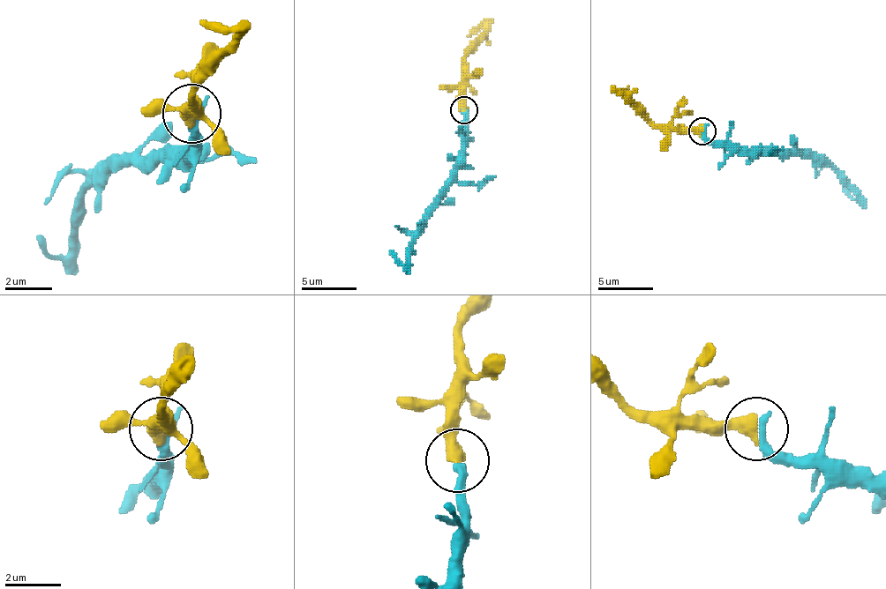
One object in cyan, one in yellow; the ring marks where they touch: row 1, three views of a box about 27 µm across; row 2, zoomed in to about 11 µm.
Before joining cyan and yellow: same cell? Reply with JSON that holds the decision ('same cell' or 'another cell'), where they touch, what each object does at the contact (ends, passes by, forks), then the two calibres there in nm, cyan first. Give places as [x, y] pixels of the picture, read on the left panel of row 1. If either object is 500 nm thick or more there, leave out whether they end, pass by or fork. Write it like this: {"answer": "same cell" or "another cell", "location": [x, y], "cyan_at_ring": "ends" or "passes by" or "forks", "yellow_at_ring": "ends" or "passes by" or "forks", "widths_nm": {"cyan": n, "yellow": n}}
{"answer": "same cell", "location": [191, 113], "widths_nm": {"cyan": 360, "yellow": 550}}

